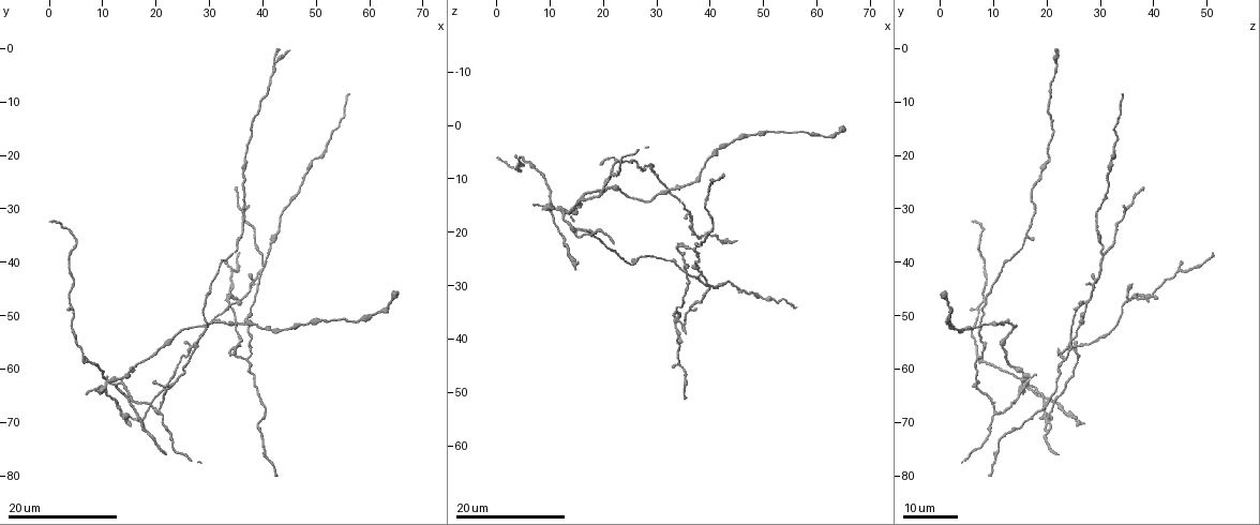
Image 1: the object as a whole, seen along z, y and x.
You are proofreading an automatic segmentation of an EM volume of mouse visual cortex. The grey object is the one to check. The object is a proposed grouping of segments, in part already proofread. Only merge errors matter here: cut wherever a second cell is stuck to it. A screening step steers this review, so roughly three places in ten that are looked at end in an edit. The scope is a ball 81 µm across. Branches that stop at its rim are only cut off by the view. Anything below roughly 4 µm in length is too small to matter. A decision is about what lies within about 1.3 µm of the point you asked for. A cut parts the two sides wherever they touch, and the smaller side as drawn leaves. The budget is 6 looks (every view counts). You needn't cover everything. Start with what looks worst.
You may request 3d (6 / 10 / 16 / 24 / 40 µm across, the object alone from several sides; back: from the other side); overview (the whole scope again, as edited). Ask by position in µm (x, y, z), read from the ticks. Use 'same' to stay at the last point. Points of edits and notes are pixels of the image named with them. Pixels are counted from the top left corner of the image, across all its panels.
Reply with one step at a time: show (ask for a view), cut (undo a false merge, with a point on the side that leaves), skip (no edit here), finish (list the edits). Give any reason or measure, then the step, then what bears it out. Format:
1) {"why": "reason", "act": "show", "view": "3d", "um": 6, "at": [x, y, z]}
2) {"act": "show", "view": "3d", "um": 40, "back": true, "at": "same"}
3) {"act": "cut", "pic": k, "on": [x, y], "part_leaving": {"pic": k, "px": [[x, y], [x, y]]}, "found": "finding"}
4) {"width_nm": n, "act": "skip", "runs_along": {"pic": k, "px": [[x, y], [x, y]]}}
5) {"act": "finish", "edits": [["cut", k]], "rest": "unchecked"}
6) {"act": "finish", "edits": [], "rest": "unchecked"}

{"why": "four-way junction", "act": "show", "view": "3d", "um": 24, "at": [18.0, 69.0, 20.0]}

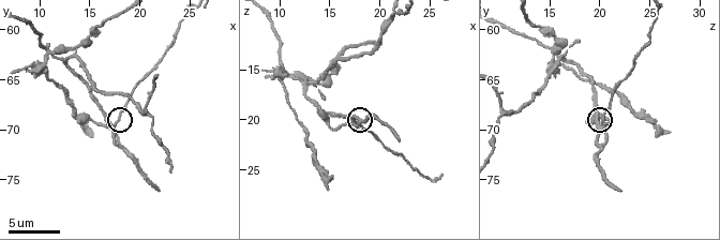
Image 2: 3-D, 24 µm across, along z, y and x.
{"act": "show", "view": "3d", "um": 6, "at": [17.8, 69.0, 20.2]}

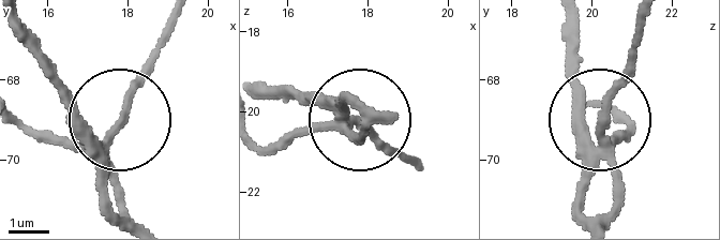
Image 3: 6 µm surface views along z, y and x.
{"width_nm": 200, "act": "skip", "runs_along": {"pic": 3, "px": [[580, 20], [580, 109], [597, 130], [608, 89], [638, 41]]}, "found": "all the same cell"}

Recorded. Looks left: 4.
{"act": "show", "view": "3d", "um": 24, "at": [36.0, 34.0, 16.0]}

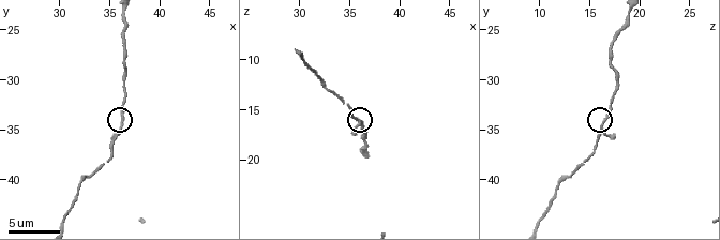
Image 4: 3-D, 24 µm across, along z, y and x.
{"act": "show", "view": "3d", "um": 6, "at": [36.2, 34.6, 16.2]}

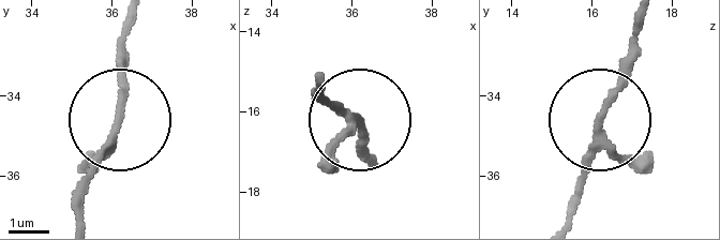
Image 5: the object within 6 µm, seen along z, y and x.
{"arms": 3, "act": "skip", "runs_along": {"pic": 5, "px": [[74, 215], [116, 113], [125, 20]]}, "found": "all the same cell"}

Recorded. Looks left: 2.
{"why": "thick turns thin", "act": "show", "view": "3d", "um": 16, "at": [43.0, 34.5, 29.5]}

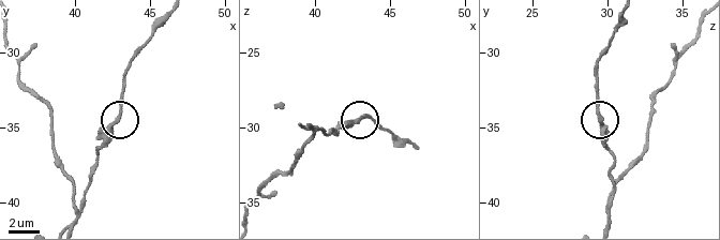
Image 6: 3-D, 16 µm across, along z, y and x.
{"why": "closer look", "act": "show", "view": "3d", "um": 6, "at": [42.8, 34.4, 29.6]}

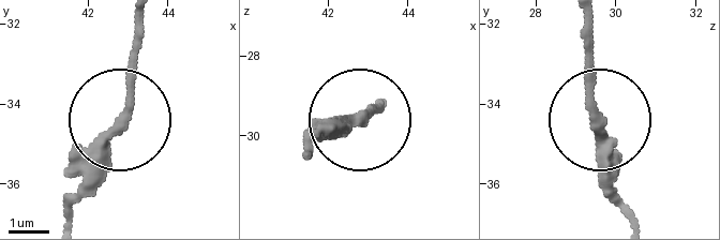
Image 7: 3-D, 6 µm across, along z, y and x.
{"width_nm": 270, "act": "skip", "runs_along": {"pic": 7, "px": [[631, 213], [593, 101], [593, 18]]}, "found": "all the same cell"}

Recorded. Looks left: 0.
{"act": "finish", "edits": [], "rest": "unchecked"}

